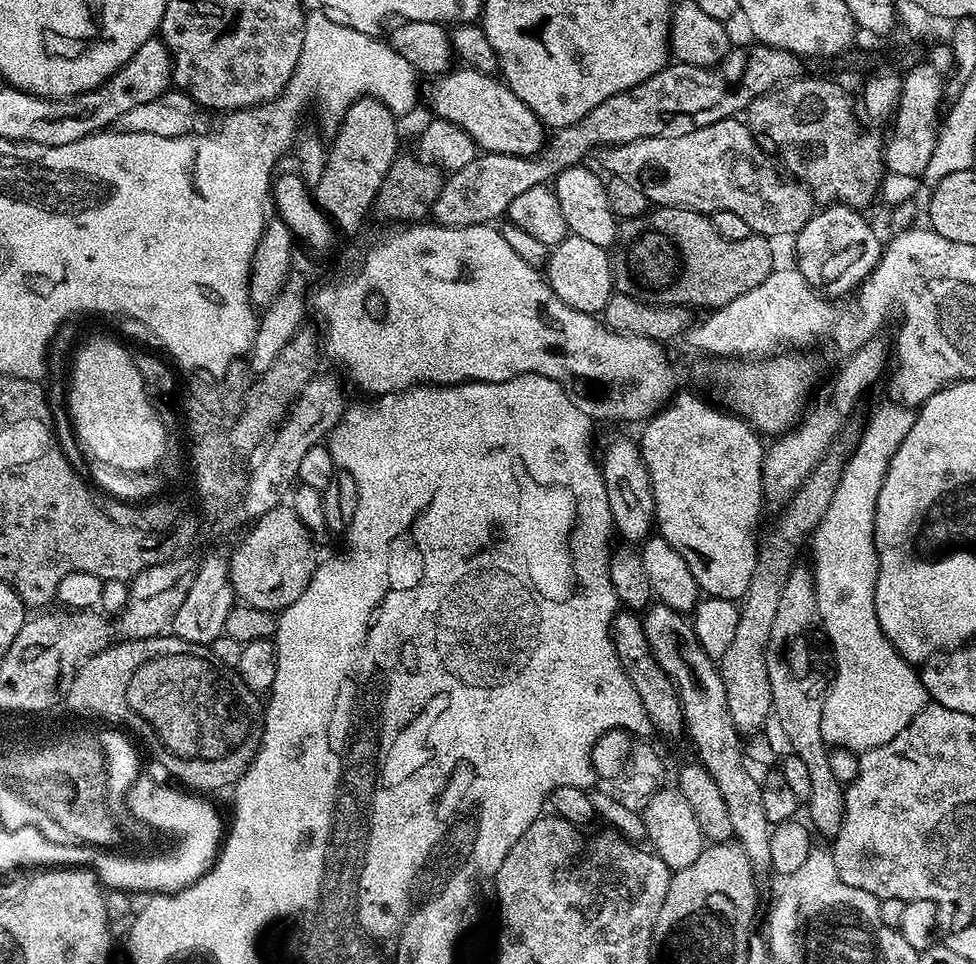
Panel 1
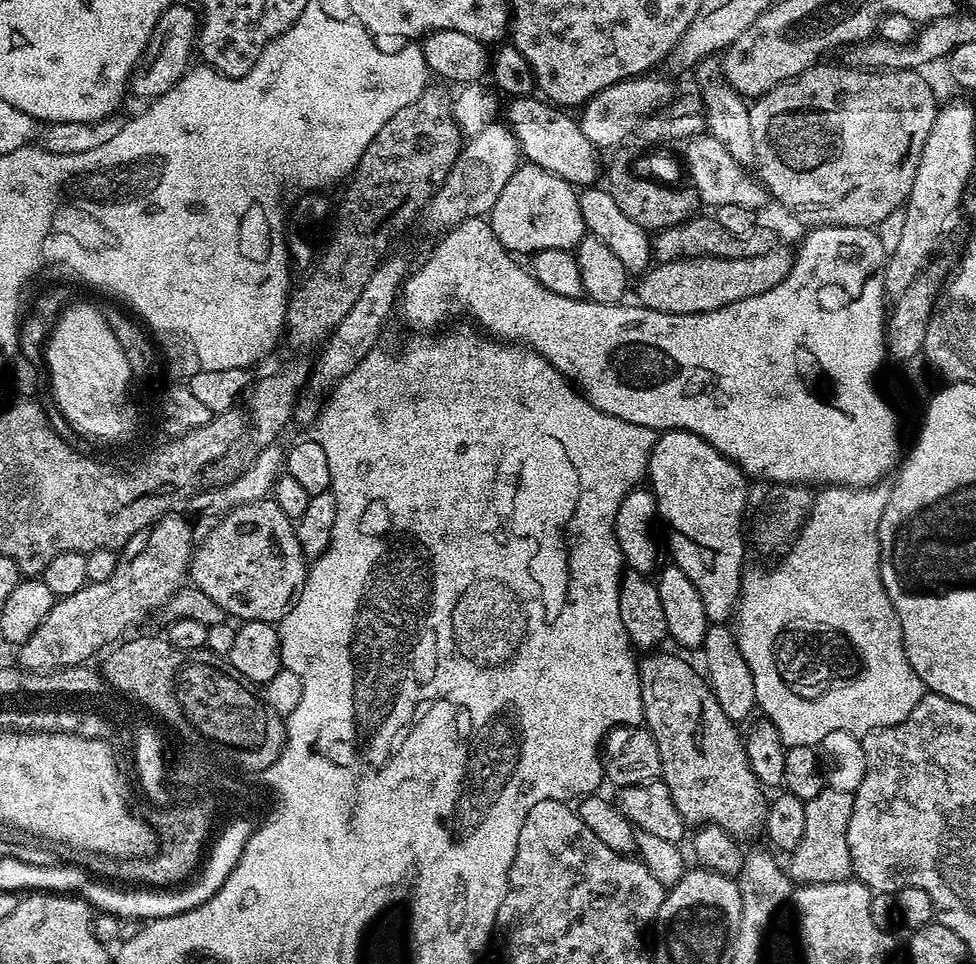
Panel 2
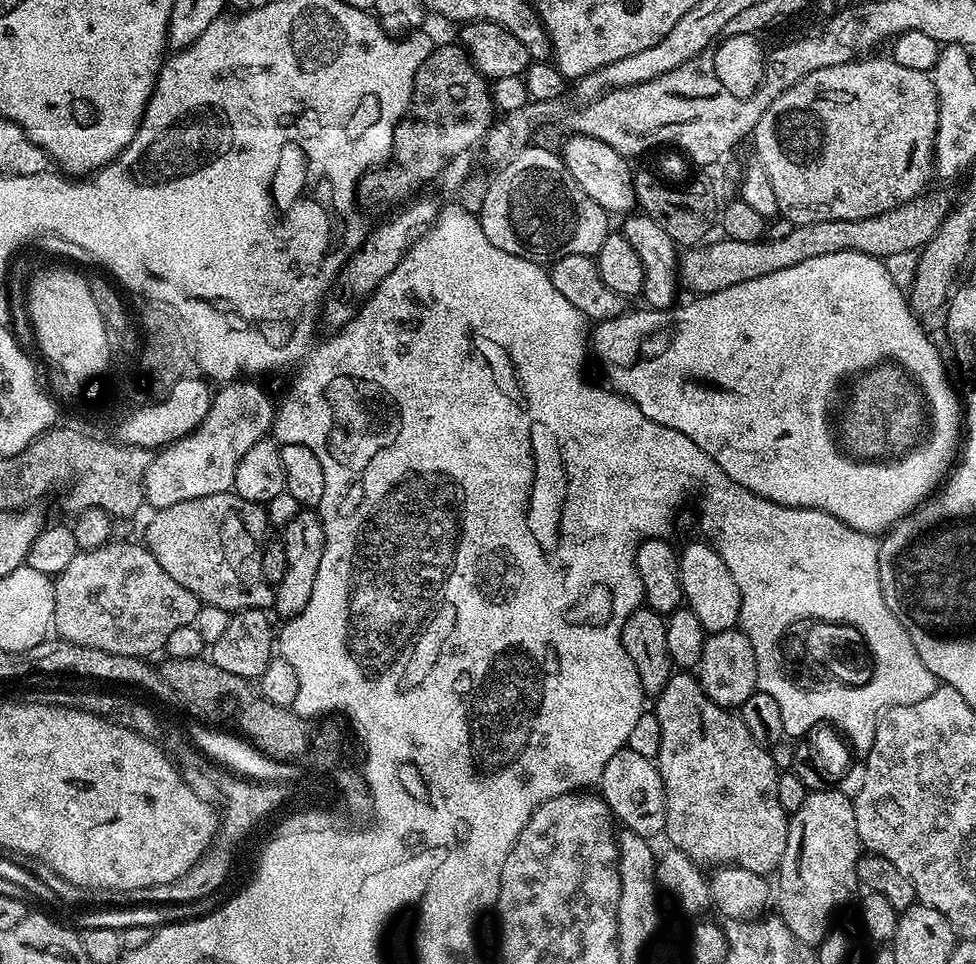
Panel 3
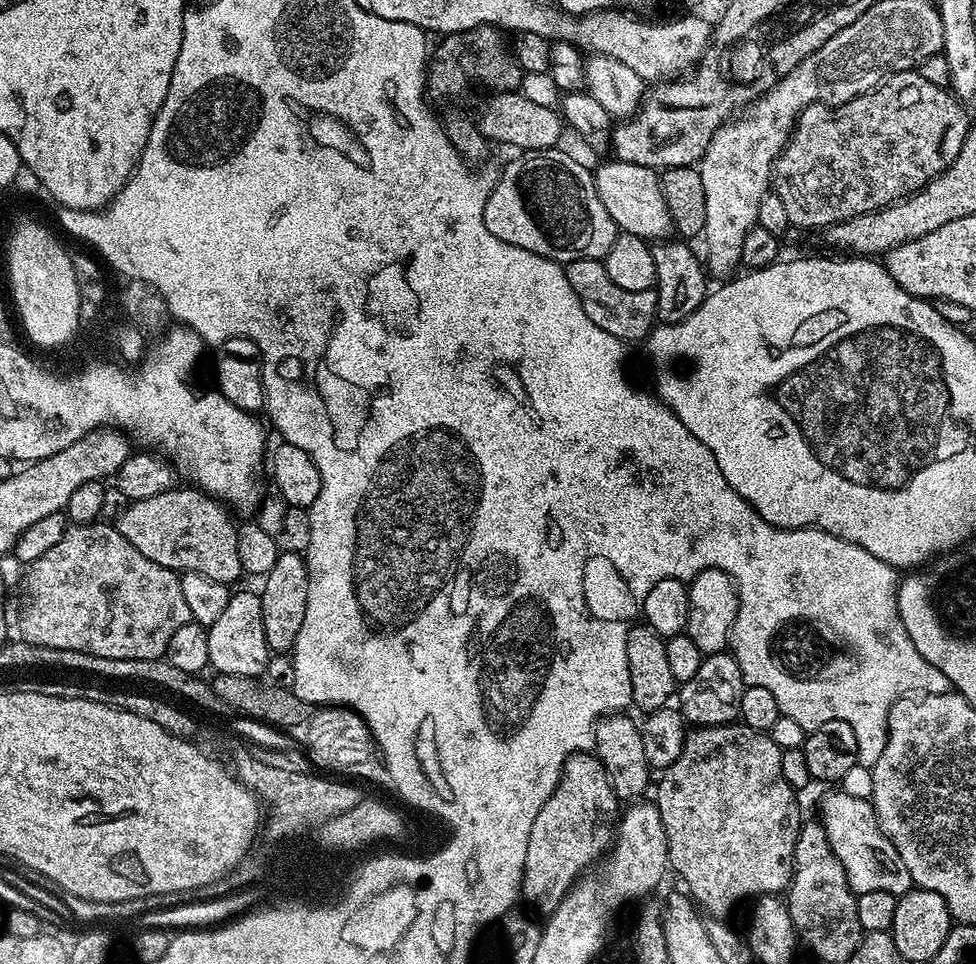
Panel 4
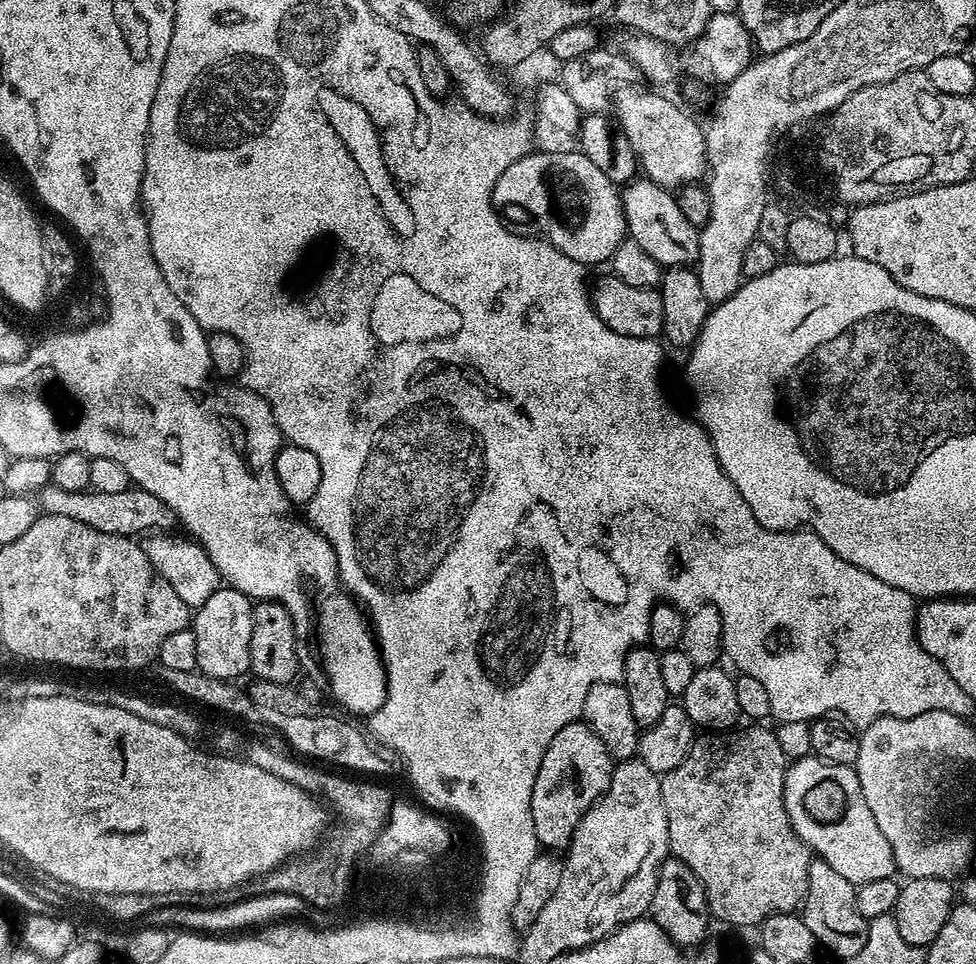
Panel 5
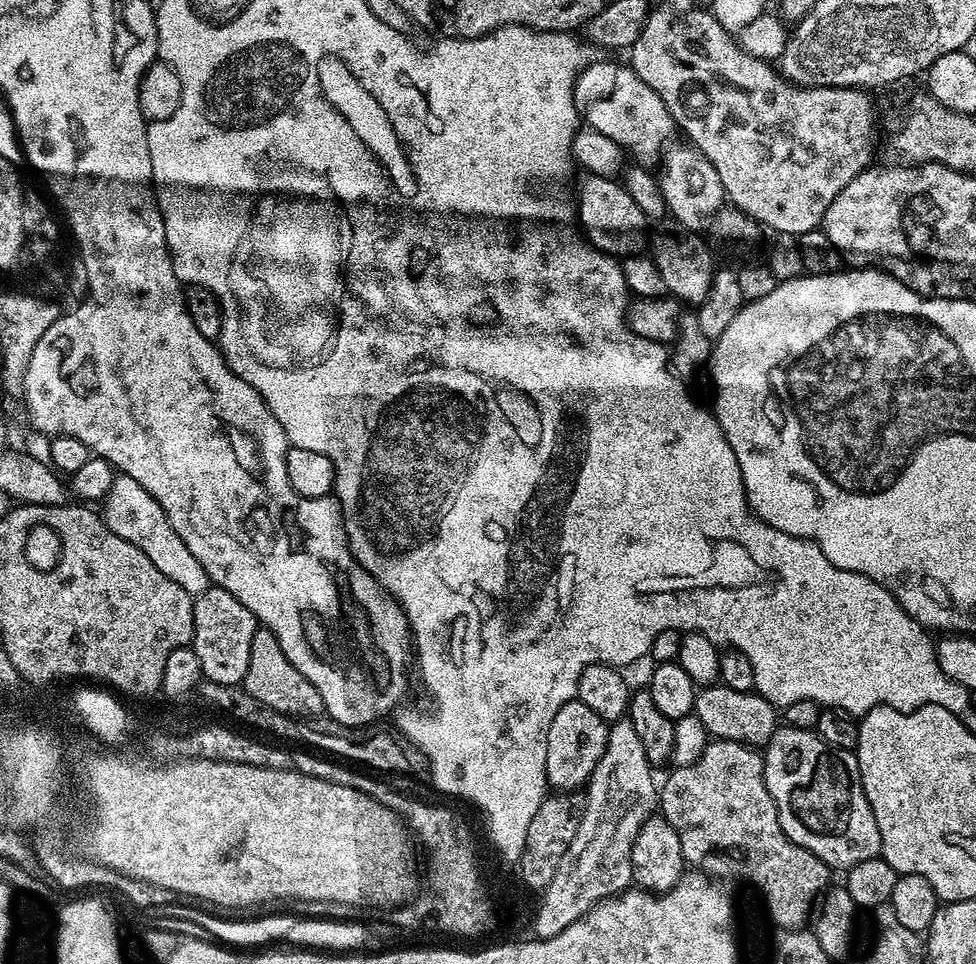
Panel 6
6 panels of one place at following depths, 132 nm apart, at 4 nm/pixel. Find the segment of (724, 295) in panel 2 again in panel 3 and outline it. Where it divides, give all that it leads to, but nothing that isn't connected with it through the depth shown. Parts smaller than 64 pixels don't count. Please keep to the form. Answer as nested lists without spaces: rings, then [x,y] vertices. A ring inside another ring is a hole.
[[[921,194],[874,218],[797,224],[790,234],[773,240],[765,238],[754,242],[734,242],[719,238],[713,244],[689,247],[685,251],[688,253],[685,256],[683,253],[678,260],[679,283],[683,287],[685,284],[692,294],[709,296],[718,290],[738,286],[738,282],[750,282],[750,278],[766,278],[766,274],[774,274],[777,270],[790,270],[790,266],[798,266],[798,262],[806,262],[806,258],[822,258],[822,254],[861,252],[885,258],[903,251],[917,251],[928,244],[930,238],[934,238],[938,226],[942,226],[948,217],[950,207],[950,200],[946,197],[928,195]]]

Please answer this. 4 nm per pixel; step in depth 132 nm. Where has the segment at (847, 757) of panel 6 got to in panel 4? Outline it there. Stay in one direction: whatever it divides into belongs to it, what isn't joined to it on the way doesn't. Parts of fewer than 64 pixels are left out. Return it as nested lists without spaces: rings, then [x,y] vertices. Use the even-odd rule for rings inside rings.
[[[828,792],[820,804],[818,819],[824,825],[830,846],[838,862],[842,862],[848,884],[857,896],[866,894],[869,890],[886,890],[886,894],[894,894],[899,898],[913,888],[906,862],[902,862],[898,850],[894,850],[878,826],[871,799],[864,797],[863,800],[848,792]]]

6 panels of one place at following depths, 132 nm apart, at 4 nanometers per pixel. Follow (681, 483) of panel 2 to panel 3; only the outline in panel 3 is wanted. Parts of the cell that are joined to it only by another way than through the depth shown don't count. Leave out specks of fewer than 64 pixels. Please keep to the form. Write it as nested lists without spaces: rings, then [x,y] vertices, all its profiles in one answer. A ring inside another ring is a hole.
[[[697,538],[693,544],[688,544],[679,549],[680,581],[686,606],[698,614],[698,622],[702,622],[705,633],[721,632],[737,627],[740,623],[740,591],[738,582],[730,574],[726,562],[711,543]]]

